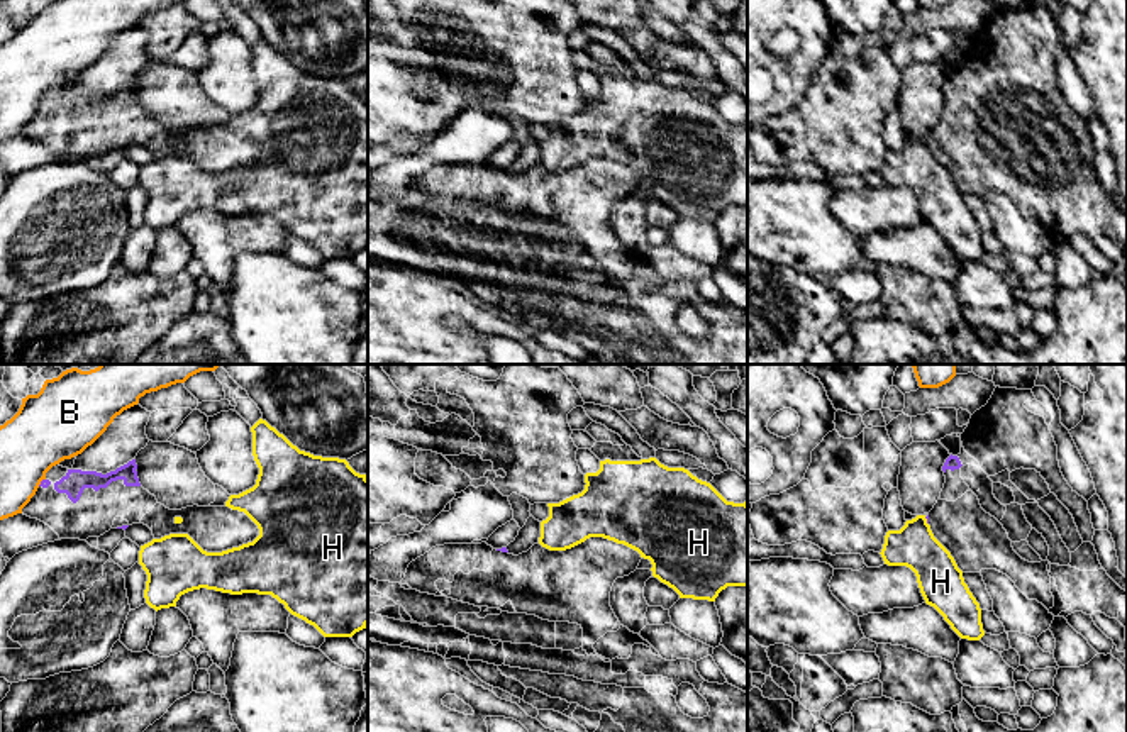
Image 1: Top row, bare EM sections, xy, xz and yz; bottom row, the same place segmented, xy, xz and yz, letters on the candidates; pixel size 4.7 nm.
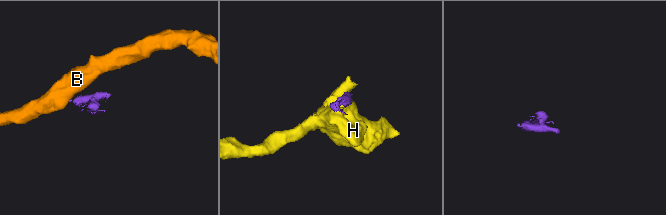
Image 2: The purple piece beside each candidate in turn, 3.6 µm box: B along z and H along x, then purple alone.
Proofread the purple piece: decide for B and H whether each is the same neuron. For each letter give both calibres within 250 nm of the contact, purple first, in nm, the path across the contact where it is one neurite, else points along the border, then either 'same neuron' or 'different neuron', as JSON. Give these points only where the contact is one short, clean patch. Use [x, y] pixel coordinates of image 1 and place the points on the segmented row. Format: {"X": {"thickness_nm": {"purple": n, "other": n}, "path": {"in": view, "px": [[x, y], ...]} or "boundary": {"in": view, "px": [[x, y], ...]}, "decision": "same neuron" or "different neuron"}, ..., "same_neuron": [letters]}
{"B": {"thickness_nm": {"purple": 50, "other": 320}, "boundary": {"in": "xy", "px": [[44, 478], [38, 485]]}, "decision": "different neuron"}, "H": {"thickness_nm": {"purple": 20, "other": 200}, "boundary": {"in": "yz", "px": [[924, 517], [927, 524]]}, "decision": "different neuron"}, "same_neuron": []}

